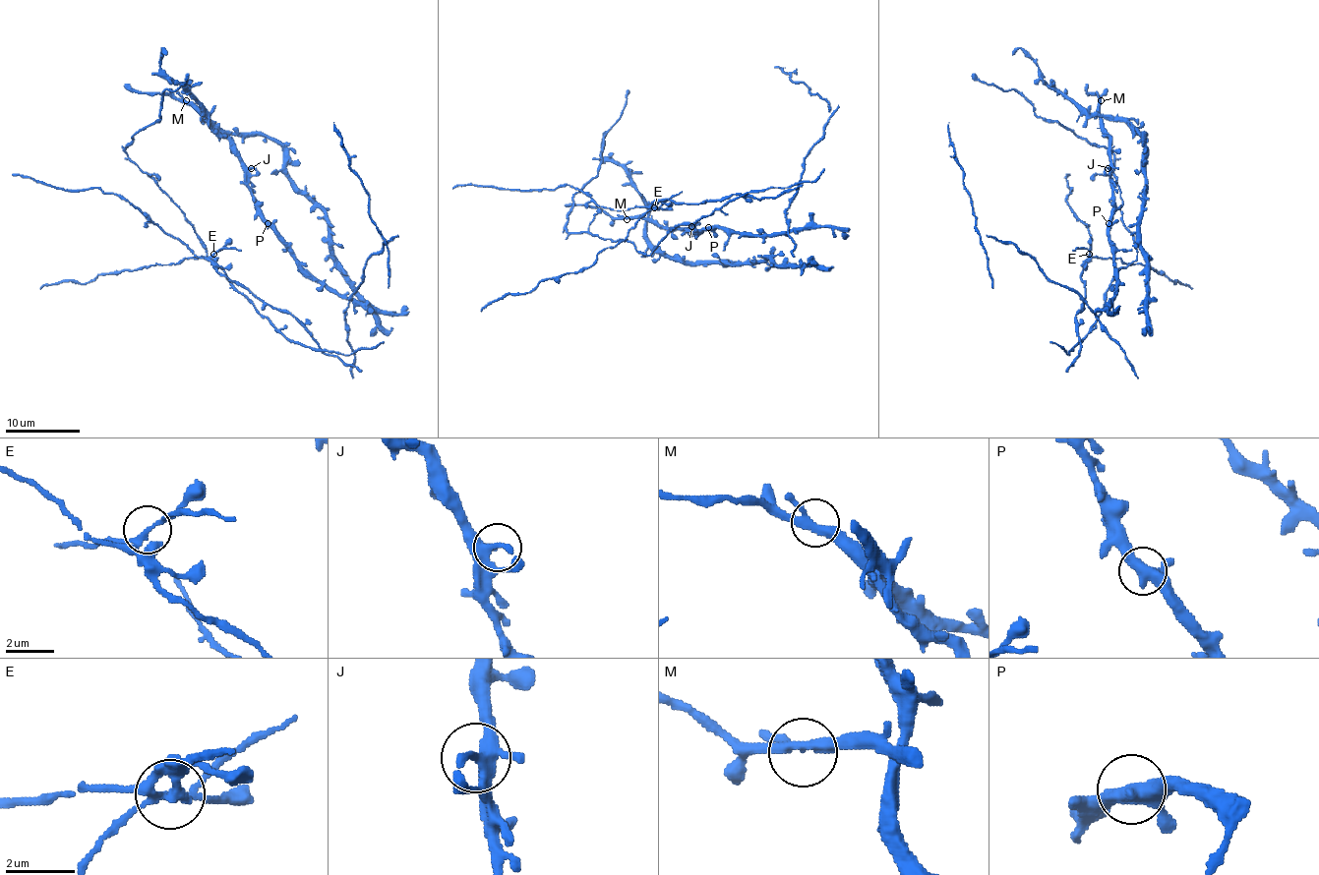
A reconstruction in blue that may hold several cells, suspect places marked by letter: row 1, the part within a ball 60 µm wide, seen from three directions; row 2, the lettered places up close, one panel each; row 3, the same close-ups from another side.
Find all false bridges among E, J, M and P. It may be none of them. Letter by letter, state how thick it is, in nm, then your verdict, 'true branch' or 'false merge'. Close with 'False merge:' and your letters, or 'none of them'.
E: 200 nm | false merge
J: 260 nm | true branch
M: 280 nm | true branch
P: 400 nm | true branch
False merge: E

